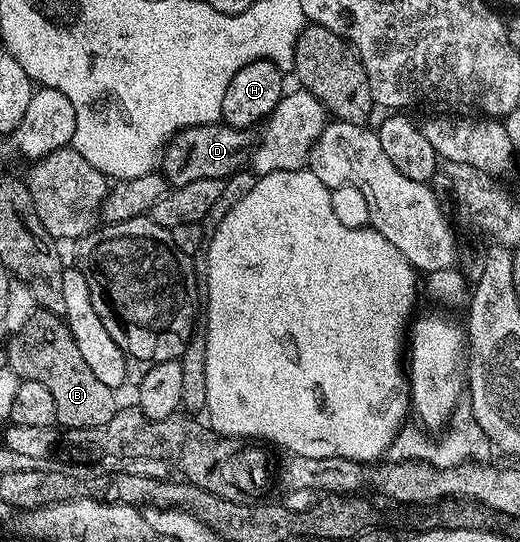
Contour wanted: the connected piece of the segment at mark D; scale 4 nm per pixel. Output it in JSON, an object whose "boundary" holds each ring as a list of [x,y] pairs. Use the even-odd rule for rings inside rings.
{"boundary":[[[220,121],[180,130],[170,138],[169,145],[163,151],[163,173],[170,187],[191,184],[191,180],[230,178],[250,161],[255,145],[253,133],[252,129],[236,130],[234,126],[224,125]]]}

